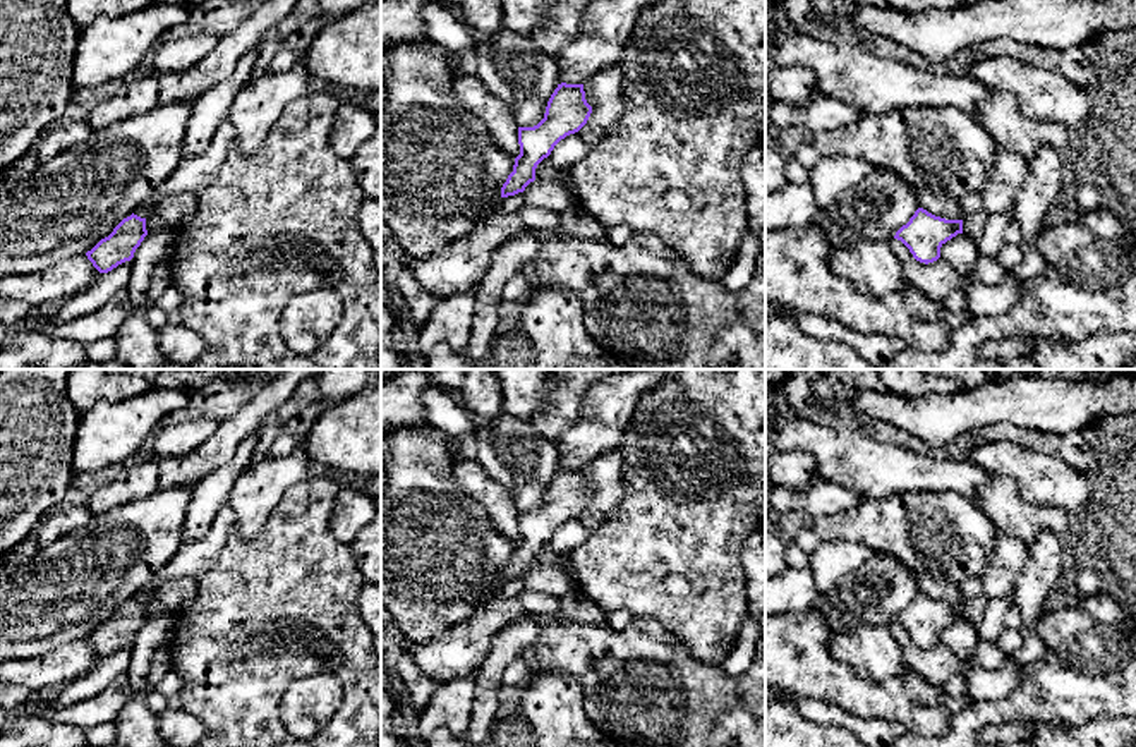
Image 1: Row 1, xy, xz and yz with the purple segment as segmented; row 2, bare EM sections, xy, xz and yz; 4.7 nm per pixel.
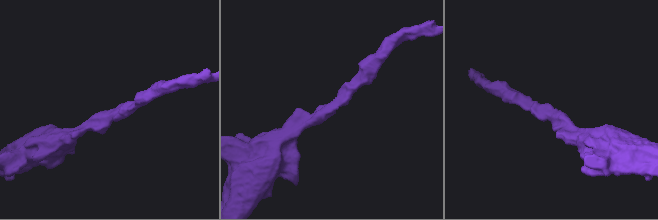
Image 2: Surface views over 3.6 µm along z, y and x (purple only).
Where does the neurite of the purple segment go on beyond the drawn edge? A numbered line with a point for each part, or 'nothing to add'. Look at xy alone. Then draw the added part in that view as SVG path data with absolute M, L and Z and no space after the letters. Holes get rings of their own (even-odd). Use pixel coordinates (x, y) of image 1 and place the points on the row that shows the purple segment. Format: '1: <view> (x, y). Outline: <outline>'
nothing to add

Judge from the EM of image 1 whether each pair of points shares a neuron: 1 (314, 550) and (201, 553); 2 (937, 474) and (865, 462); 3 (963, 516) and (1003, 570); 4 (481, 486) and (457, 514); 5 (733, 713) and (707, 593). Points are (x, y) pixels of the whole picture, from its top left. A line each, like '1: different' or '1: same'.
1: different
2: same
3: different
4: different
5: different

